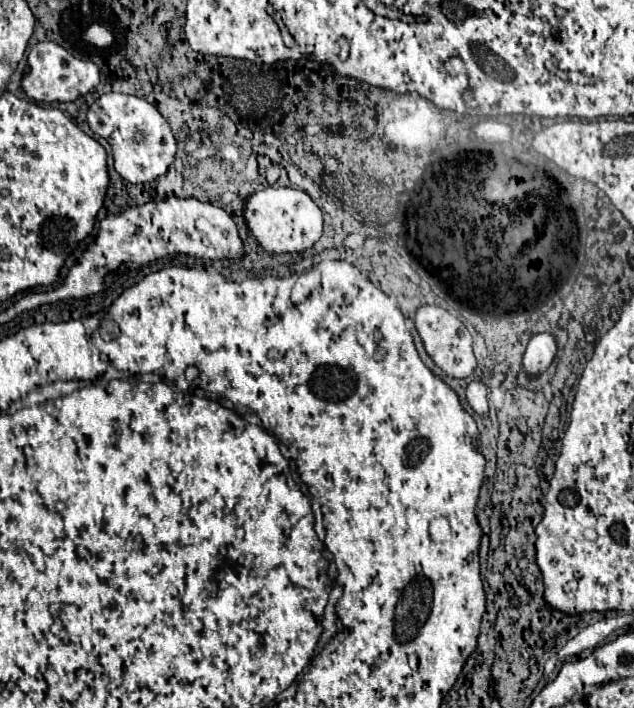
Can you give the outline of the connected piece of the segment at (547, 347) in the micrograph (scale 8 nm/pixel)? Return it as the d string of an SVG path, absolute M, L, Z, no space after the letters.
M539 333L535 335L523 355L523 371L529 379L539 377L543 371L547 371L547 367L551 365L553 357L555 357L557 345L555 345L555 337L549 333Z

